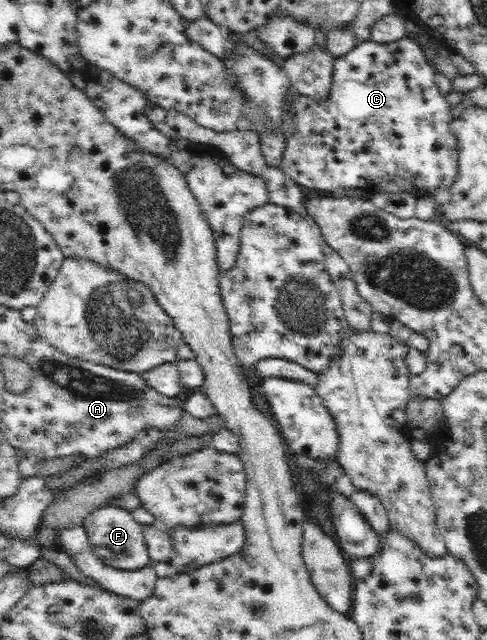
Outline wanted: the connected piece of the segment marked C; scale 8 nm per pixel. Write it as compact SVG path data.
M408 35L393 42L375 42L375 41L359 41L353 50L347 52L343 56L337 56L334 60L332 88L326 100L313 100L311 97L305 97L297 92L296 96L291 100L291 108L289 115L295 123L295 134L286 137L286 145L284 154L279 166L289 178L293 179L297 184L301 185L305 191L311 194L313 190L341 190L342 188L360 188L369 195L384 192L410 192L415 196L425 196L429 194L433 188L443 188L450 190L457 178L458 152L457 141L450 124L453 122L451 117L451 106L441 95L439 88L434 81L434 73L436 68L430 60L428 51L416 39Z

